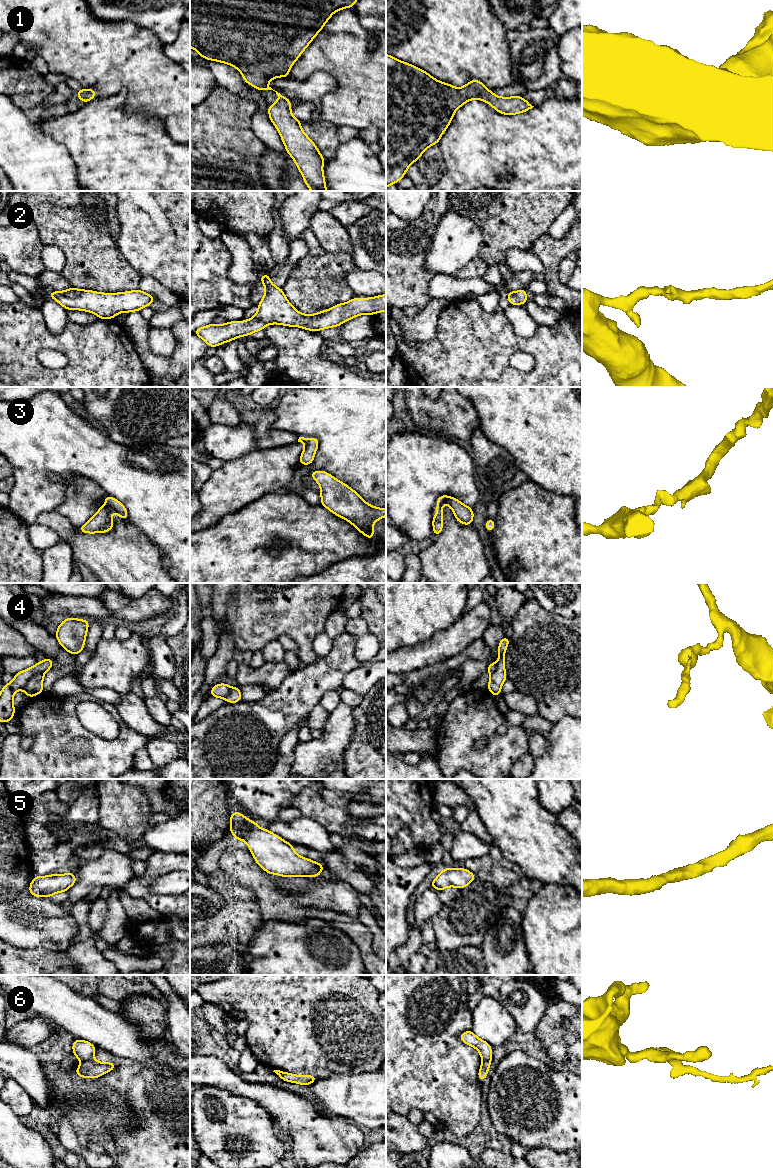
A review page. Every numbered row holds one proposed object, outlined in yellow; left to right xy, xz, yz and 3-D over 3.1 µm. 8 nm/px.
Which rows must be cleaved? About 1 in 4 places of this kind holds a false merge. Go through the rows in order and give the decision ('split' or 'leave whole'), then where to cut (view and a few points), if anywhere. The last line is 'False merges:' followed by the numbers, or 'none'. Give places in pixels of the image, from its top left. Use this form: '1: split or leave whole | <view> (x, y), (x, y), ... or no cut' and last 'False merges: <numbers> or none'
1: leave whole | no cut
2: leave whole | no cut
3: leave whole | no cut
4: split | xy (43, 673), (36, 673), (23, 689)
5: leave whole | no cut
6: split | xy (92, 1057), (82, 1062)
False merges: 4, 6

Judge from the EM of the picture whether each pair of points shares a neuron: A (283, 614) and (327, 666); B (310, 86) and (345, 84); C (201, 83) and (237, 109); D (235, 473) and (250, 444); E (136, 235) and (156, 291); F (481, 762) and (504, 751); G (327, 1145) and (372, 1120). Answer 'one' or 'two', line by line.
A: two
B: two
C: two
D: two
E: two
F: one
G: two

